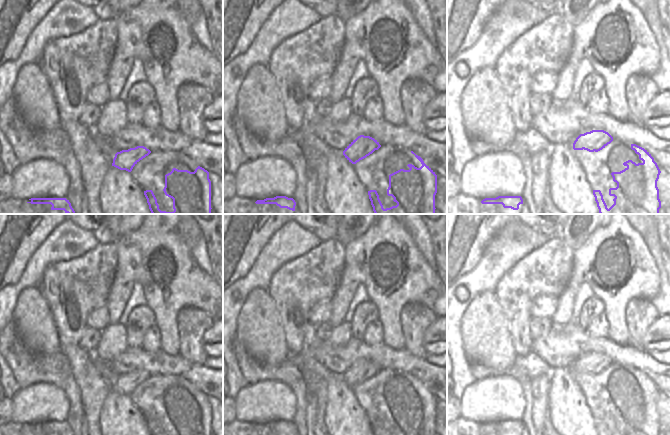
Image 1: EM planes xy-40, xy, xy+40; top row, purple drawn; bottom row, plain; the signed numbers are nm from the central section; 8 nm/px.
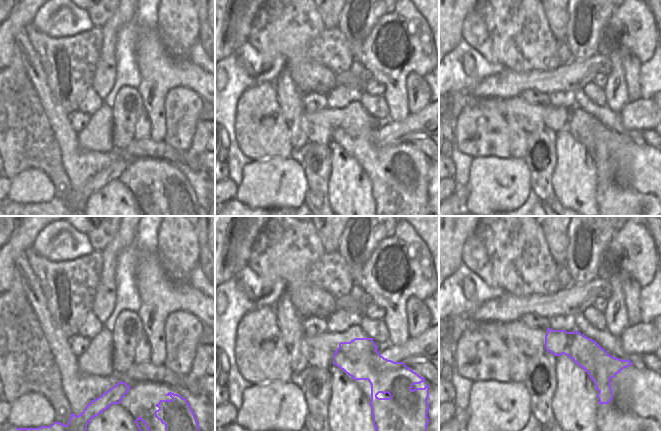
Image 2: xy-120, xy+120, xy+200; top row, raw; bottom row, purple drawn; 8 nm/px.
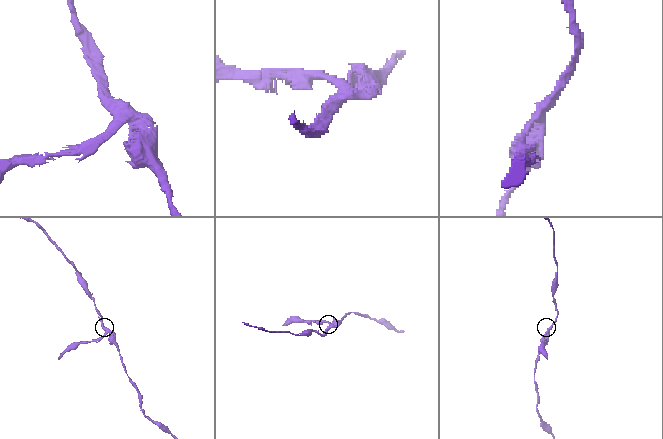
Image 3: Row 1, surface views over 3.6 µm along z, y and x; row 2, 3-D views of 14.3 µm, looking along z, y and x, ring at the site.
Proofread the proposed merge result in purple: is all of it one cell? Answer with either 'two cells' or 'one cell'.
two cells

